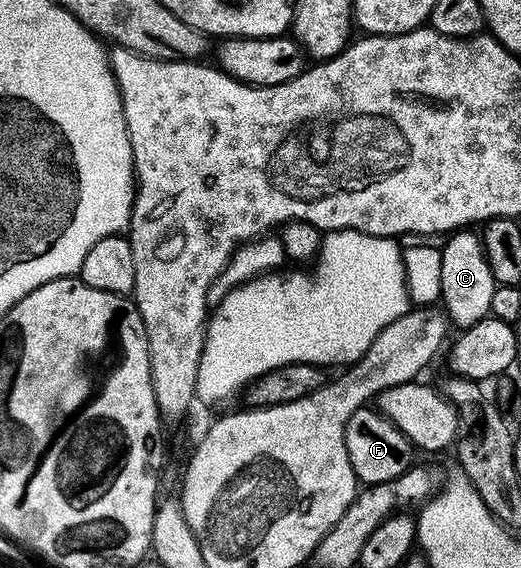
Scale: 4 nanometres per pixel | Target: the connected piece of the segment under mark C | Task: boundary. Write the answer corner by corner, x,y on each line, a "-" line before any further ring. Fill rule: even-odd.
462,228
456,232
450,233
444,239
445,246
440,247
441,263
443,264
443,276
441,277
441,296
440,301
443,305
444,313
447,315
450,323
454,327
464,328
479,324
479,320
490,317
491,296
495,296
497,291
497,281
493,278
491,264
485,255
485,246
481,242
480,233
474,232
469,228

